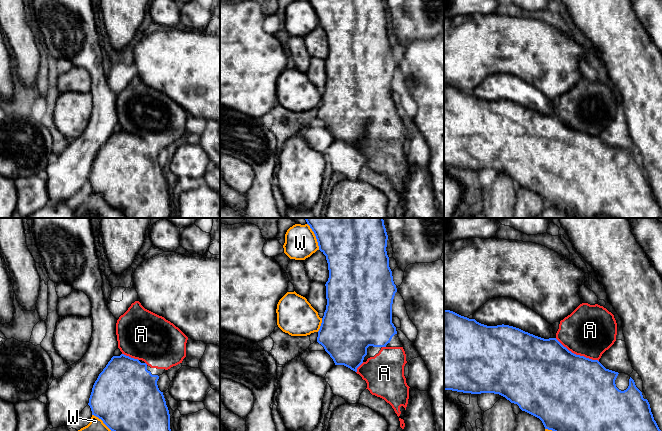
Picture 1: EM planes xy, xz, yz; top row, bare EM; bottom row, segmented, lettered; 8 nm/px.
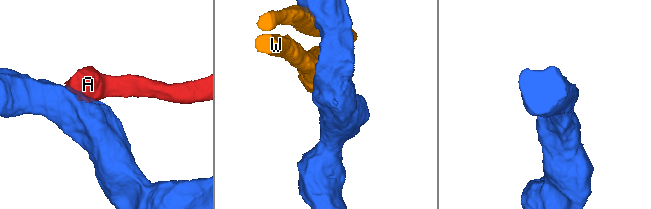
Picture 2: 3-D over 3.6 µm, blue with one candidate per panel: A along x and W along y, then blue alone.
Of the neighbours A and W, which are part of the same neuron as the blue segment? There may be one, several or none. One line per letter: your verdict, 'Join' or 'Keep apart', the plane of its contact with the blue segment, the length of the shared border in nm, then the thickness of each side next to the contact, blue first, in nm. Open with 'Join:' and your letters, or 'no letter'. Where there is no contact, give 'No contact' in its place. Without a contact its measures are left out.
Join: A
A: Join. Touches blue in yz. Shared border 400 nm. Thickness 500 nm (blue) against 400 nm
W: Keep apart. Touches blue in xz. Shared border 220 nm. Thickness 360 nm (blue) against 260 nm

